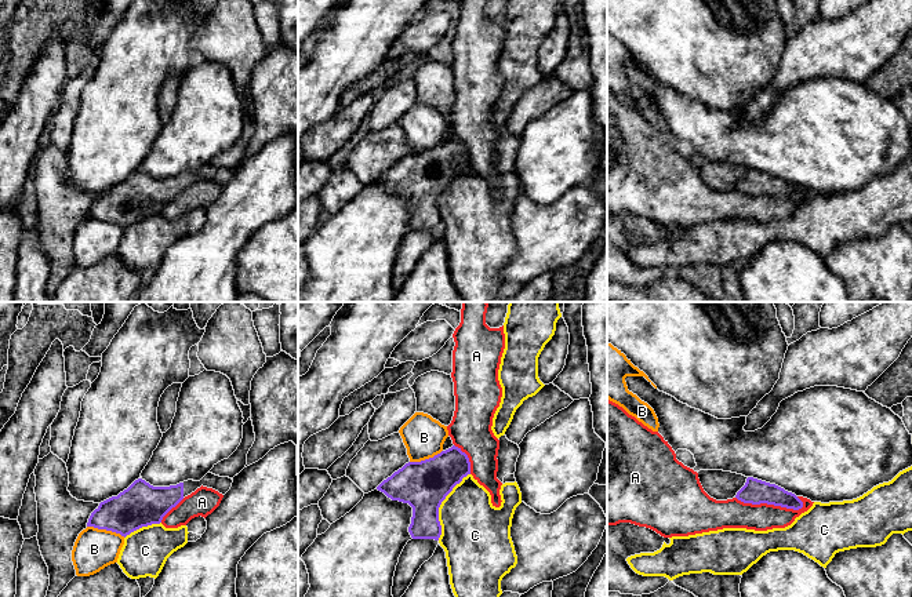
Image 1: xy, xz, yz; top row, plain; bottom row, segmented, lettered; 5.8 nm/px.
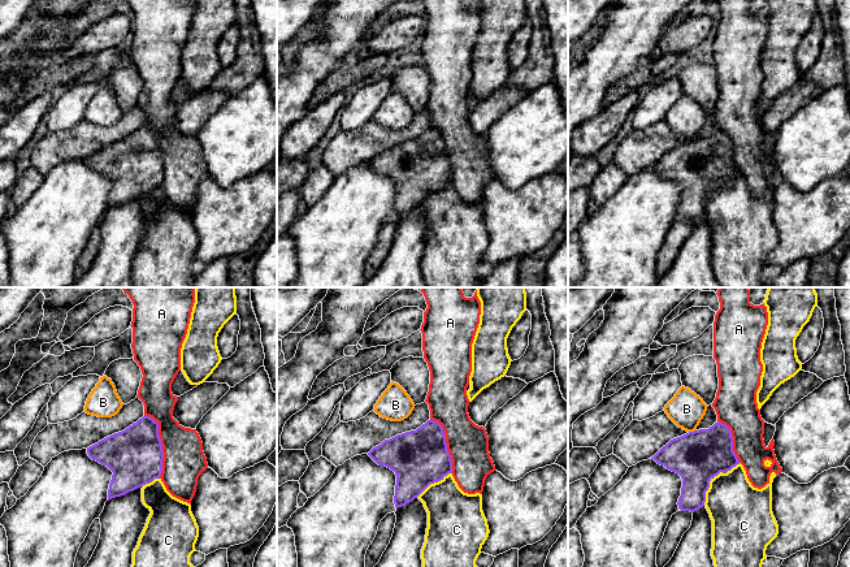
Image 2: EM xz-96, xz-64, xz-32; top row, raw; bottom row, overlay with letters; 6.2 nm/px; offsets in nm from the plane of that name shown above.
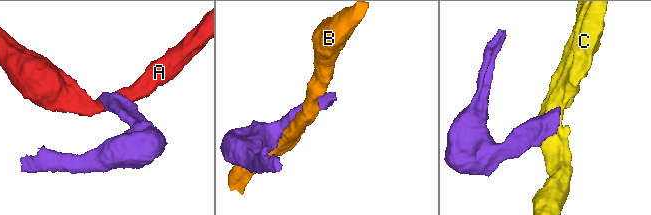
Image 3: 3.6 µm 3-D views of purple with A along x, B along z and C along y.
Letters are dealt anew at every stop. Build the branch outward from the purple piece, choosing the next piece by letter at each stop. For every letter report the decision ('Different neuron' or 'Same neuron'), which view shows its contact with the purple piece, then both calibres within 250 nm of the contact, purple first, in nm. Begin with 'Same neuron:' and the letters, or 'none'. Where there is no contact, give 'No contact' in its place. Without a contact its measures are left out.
Same neuron: none
A: Different neuron. Touches purple in yz. Thickness 150 nm (purple) against 170 nm
B: Different neuron. Touches purple in xy. Thickness 260 nm (purple) against 240 nm
C: Different neuron. Touches purple in xz. Thickness 280 nm (purple) against 380 nm

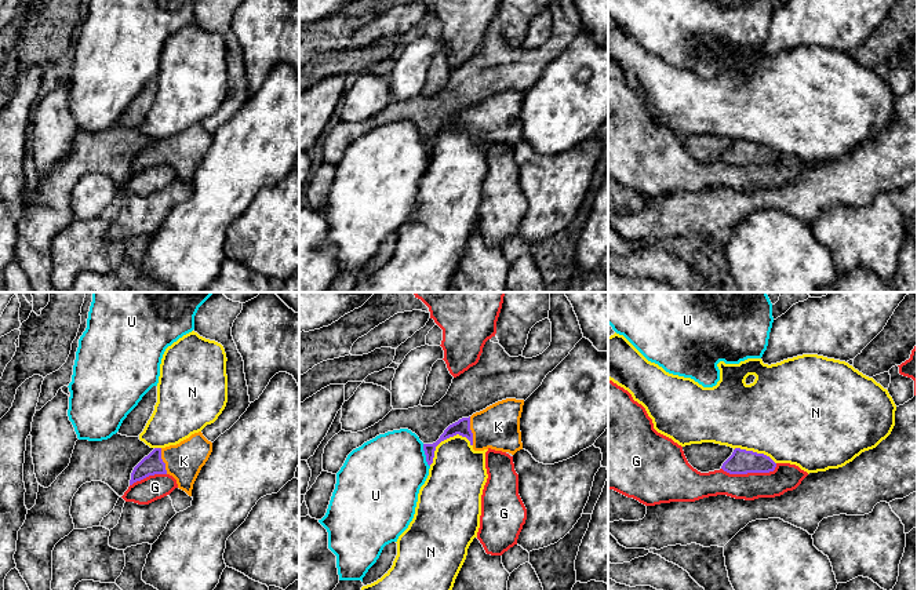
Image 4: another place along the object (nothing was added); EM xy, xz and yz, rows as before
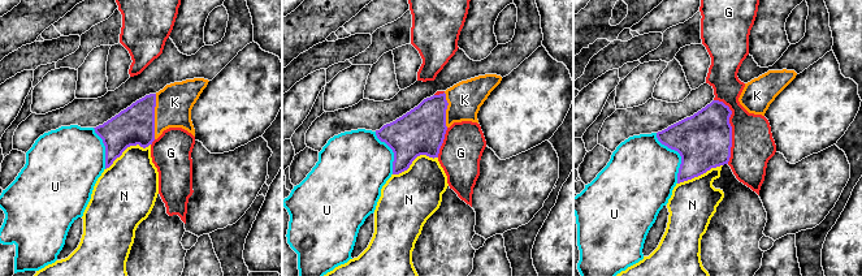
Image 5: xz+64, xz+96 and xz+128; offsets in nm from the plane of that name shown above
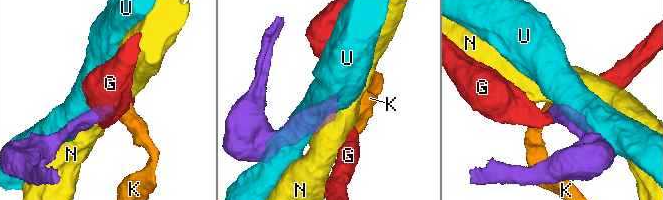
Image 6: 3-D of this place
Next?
Same neuron: K
G: Different neuron. Touches purple in yz. Thickness 140 nm (purple) against 160 nm
K: Same neuron. Touches purple in xz. Thickness 90 nm (purple) against 260 nm
N: Different neuron. Touches purple in xz. Thickness 90 nm (purple) against 340 nm
U: Different neuron. Touches purple in xz. Thickness 80 nm (purple) against 420 nm

